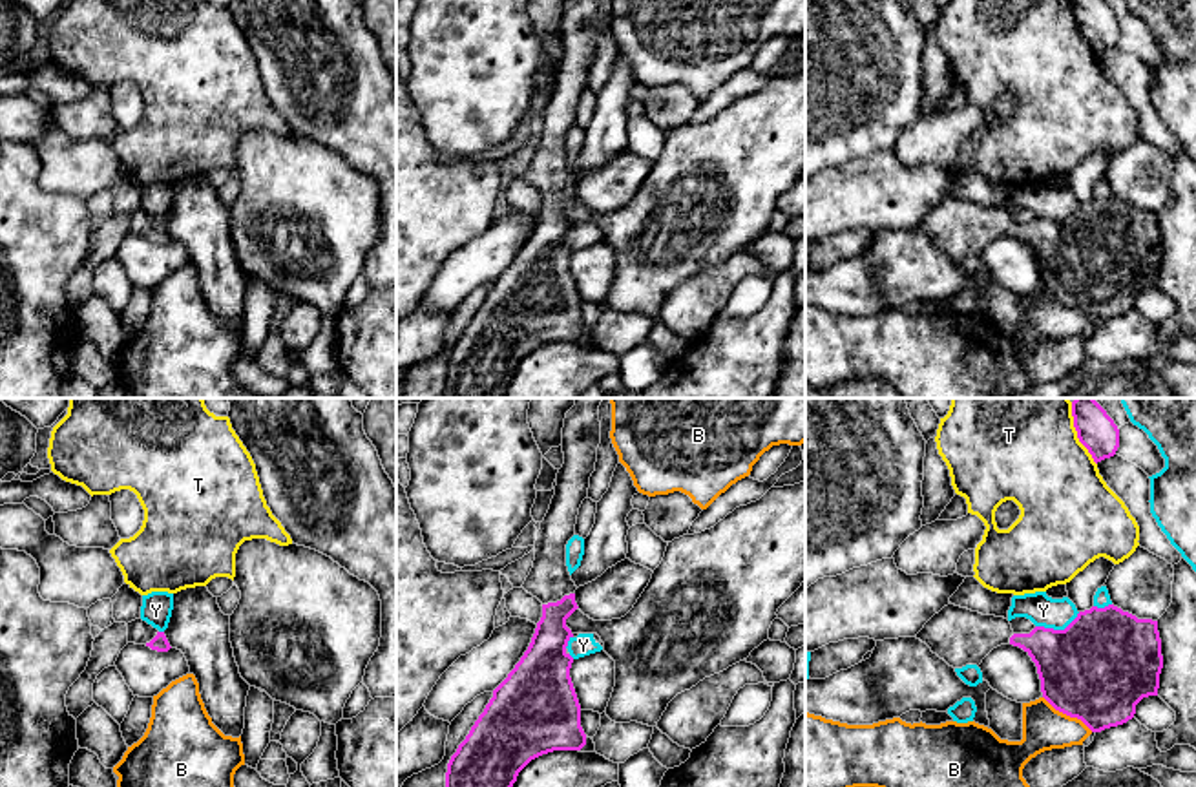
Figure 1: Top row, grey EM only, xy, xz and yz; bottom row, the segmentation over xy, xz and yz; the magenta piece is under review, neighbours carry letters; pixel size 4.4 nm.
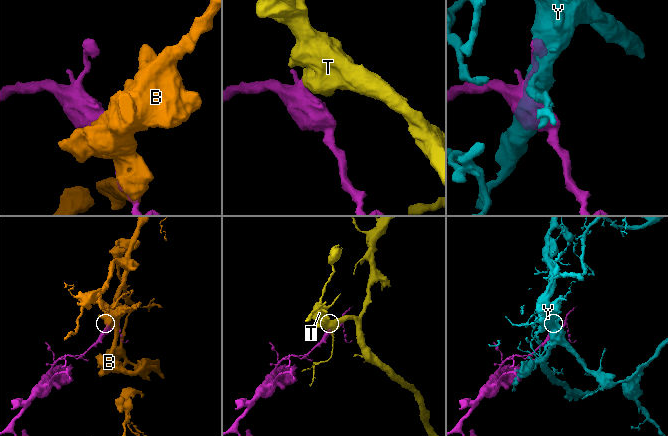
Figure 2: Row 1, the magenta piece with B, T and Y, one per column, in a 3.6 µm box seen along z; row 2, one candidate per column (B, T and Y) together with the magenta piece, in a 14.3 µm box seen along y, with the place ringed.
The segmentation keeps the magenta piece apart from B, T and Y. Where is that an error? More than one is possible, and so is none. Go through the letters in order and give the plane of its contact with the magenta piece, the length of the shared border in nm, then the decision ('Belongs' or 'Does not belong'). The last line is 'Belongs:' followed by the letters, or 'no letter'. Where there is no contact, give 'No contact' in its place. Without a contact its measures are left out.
B: Touches magenta in yz. Shared border 280 nm. Does not belong
T: Touches magenta in yz. Shared border 300 nm. Does not belong
Y: Touches magenta in yz. Shared border 220 nm. Does not belong
Belongs: no letter

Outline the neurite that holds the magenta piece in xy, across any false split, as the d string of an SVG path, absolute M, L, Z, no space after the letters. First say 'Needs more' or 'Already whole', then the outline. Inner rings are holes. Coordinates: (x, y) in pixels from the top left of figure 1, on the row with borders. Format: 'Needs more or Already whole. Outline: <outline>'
Needs more. Outline: M135 619L126 626L128 626L128 643L146 645L157 652L168 652L172 648L164 632L159 632L142 619Z

